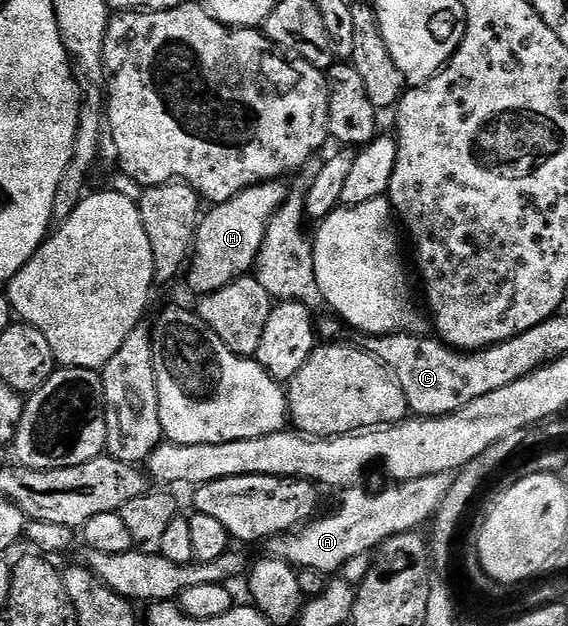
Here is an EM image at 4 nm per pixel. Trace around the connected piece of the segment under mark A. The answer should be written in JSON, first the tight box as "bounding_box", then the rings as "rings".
{"bounding_box":[265,473,452,575],"rings":[[[449,473],[425,475],[421,479],[388,484],[388,489],[383,489],[380,493],[373,494],[372,497],[363,490],[363,487],[352,487],[340,496],[343,498],[340,499],[339,506],[336,509],[331,509],[328,513],[320,512],[302,527],[290,533],[282,533],[280,537],[270,538],[265,545],[267,547],[266,552],[270,556],[280,557],[283,561],[288,561],[290,565],[295,566],[296,570],[312,569],[318,573],[328,575],[338,574],[335,572],[346,561],[351,561],[354,557],[361,556],[362,553],[368,552],[367,554],[370,554],[393,535],[409,533],[426,526],[434,518],[435,512],[441,507],[445,495],[449,495],[452,480],[452,474]]]}

